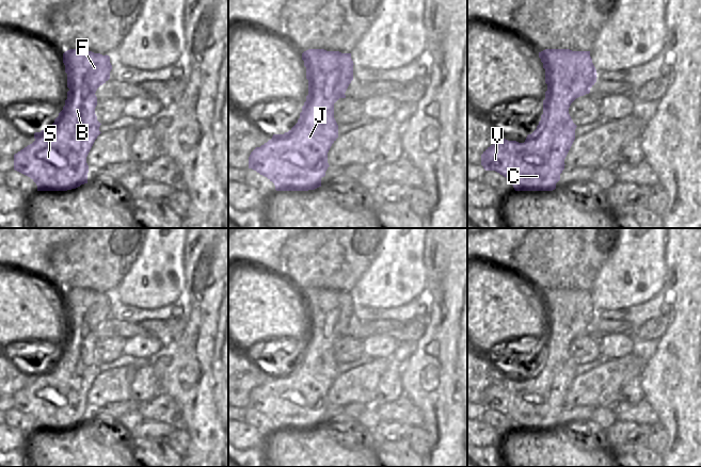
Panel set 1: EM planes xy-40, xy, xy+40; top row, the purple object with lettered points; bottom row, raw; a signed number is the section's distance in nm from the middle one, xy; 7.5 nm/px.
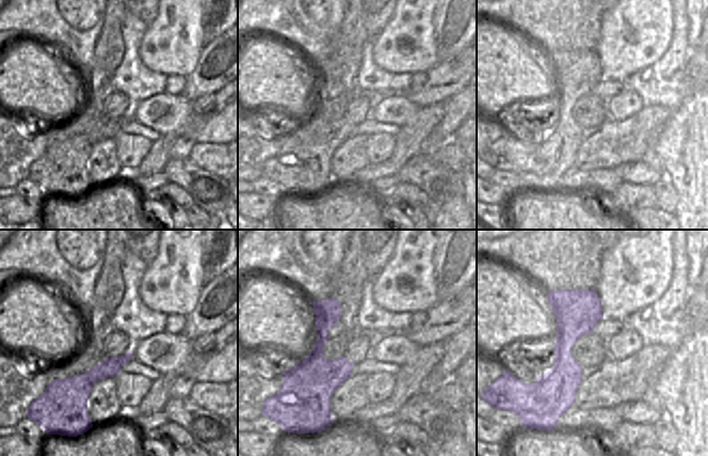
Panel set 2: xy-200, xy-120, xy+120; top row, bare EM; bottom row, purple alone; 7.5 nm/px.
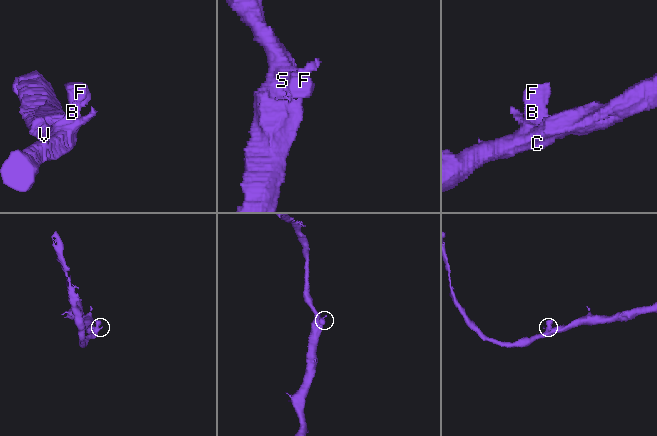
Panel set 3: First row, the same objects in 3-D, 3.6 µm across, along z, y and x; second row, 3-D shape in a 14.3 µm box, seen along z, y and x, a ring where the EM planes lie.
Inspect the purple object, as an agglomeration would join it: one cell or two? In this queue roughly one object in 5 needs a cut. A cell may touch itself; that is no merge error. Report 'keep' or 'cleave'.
keep

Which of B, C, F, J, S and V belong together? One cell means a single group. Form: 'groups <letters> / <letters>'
groups B C F J S V

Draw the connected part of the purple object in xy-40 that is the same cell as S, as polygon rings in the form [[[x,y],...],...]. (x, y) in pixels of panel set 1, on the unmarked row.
[[[69,288],[63,292],[63,302],[69,327],[63,349],[49,369],[35,371],[35,380],[14,393],[14,408],[30,416],[36,422],[37,430],[67,430],[87,422],[86,396],[101,372],[101,363],[95,353],[95,332],[110,318],[110,295],[83,288]]]

